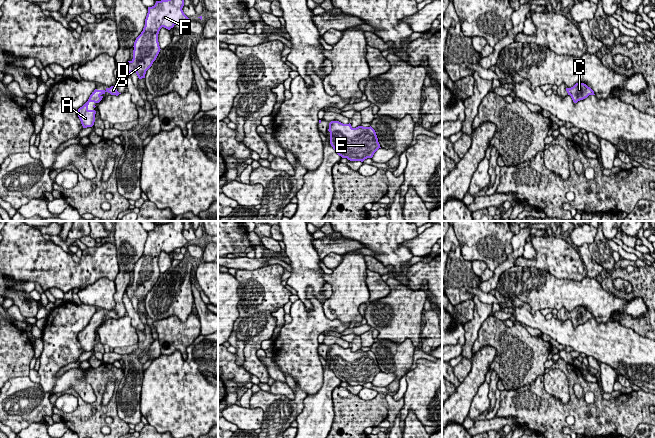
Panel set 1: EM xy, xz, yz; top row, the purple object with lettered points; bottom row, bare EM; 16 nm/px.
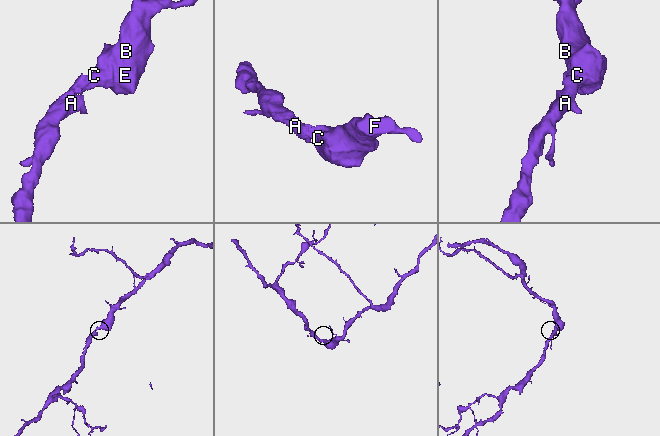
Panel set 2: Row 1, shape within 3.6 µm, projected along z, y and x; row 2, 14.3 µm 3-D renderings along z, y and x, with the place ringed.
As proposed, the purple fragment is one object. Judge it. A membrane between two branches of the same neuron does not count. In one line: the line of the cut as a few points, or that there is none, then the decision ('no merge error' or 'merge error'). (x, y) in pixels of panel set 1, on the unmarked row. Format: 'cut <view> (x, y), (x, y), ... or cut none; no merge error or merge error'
cut none; no merge error

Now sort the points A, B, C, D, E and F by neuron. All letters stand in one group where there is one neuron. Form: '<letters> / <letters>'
A B C D E F

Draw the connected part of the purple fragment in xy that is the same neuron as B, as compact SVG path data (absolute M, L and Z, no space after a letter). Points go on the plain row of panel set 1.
M171 221L167 224L156 225L154 230L148 231L143 255L134 266L133 283L128 285L125 290L130 299L135 296L139 303L145 302L146 295L152 290L161 274L158 266L160 253L164 251L170 254L176 248L184 247L189 243L182 234L183 230L183 221Z

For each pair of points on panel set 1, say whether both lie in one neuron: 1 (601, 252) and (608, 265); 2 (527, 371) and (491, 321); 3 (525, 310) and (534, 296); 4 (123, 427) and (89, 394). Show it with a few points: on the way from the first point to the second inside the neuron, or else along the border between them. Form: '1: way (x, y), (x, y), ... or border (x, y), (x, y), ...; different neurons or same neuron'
1: way (603, 255), (607, 262); same neuron
2: way (520, 359), (520, 356), (497, 333); same neuron
3: border (511, 300), (519, 298), (532, 312), (539, 311); different neurons
4: border (74, 389), (85, 401), (94, 402); different neurons

